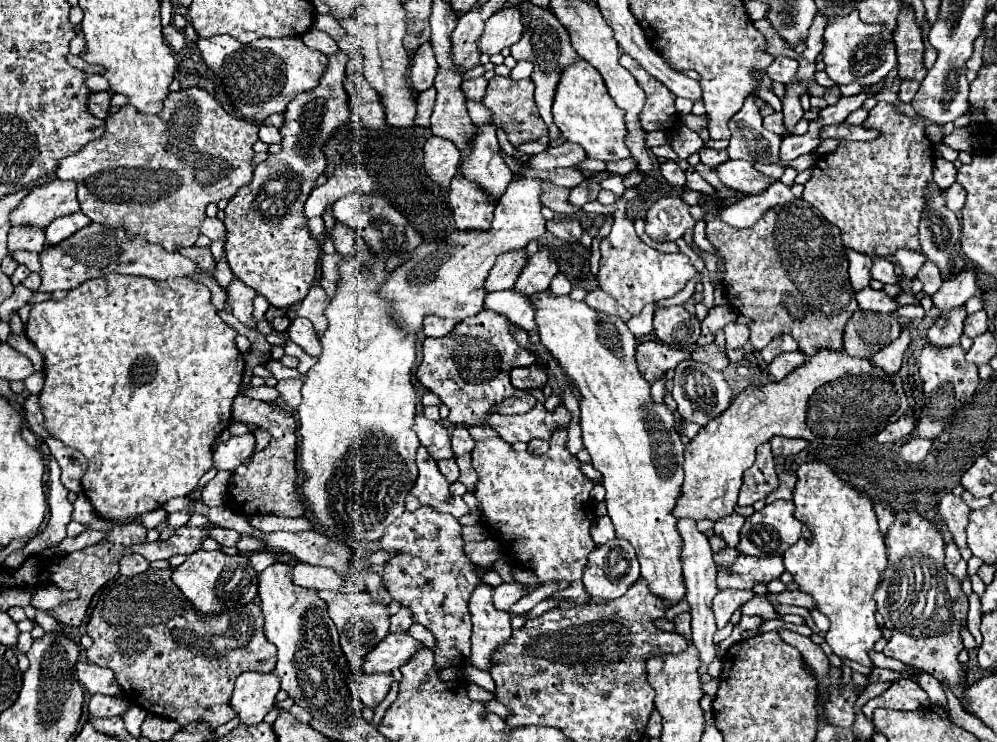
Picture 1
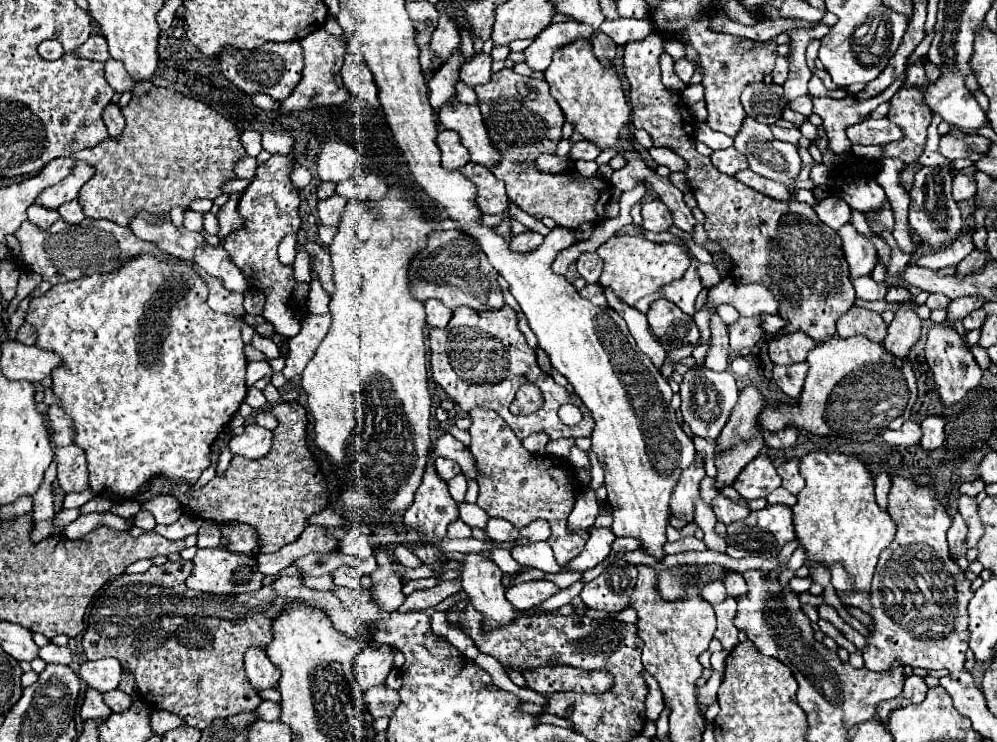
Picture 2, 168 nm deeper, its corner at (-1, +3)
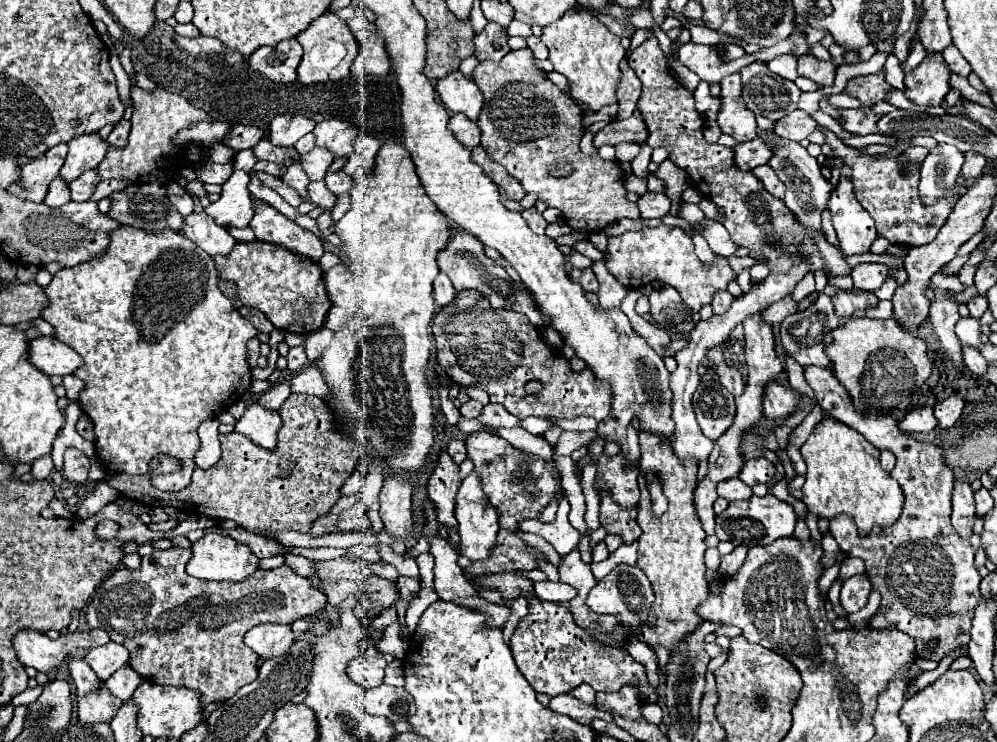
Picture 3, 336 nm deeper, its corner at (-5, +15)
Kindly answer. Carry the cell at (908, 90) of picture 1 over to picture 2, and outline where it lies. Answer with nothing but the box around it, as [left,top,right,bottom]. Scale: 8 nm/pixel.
[907,57,927,85]

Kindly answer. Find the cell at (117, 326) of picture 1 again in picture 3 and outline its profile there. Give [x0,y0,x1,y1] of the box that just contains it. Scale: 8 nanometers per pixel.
[41,227,257,475]

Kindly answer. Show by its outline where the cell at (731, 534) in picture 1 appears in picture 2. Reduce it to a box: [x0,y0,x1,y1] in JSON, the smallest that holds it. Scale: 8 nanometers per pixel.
[713,493,749,525]

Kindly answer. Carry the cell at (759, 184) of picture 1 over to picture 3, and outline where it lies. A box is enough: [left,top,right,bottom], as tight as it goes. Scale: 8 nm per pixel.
[751,165,785,199]

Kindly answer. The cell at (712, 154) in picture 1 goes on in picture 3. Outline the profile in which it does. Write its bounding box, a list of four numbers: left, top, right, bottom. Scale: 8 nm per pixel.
[733,139,773,171]

